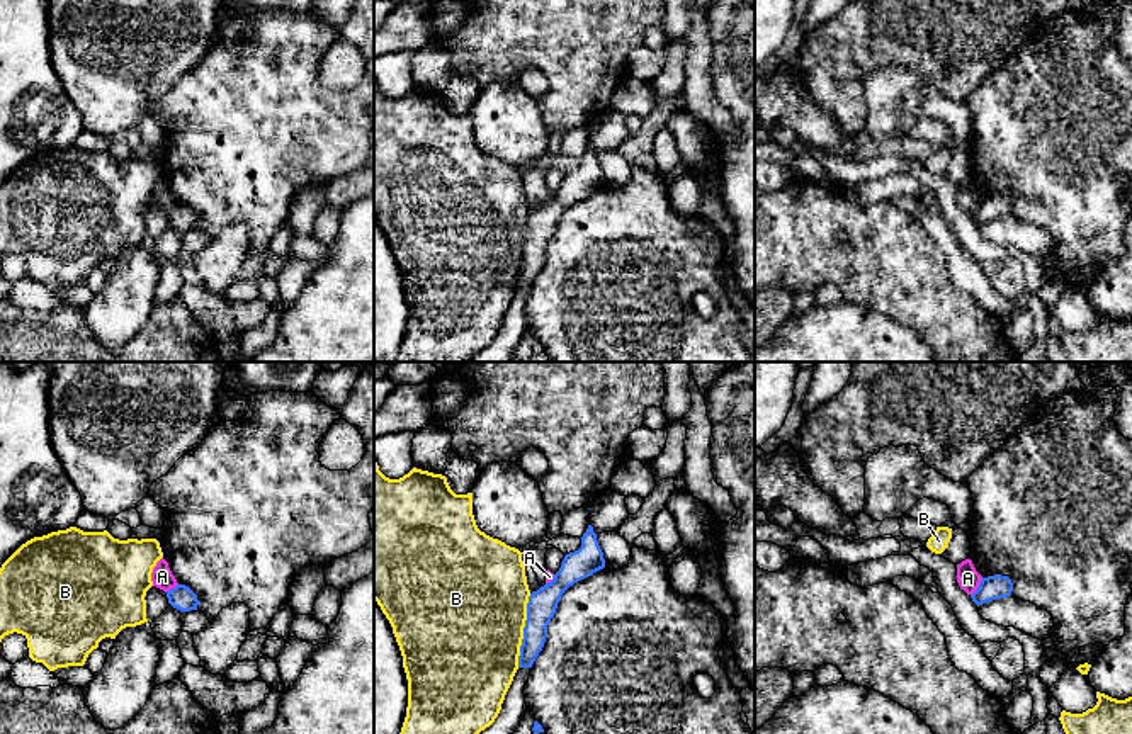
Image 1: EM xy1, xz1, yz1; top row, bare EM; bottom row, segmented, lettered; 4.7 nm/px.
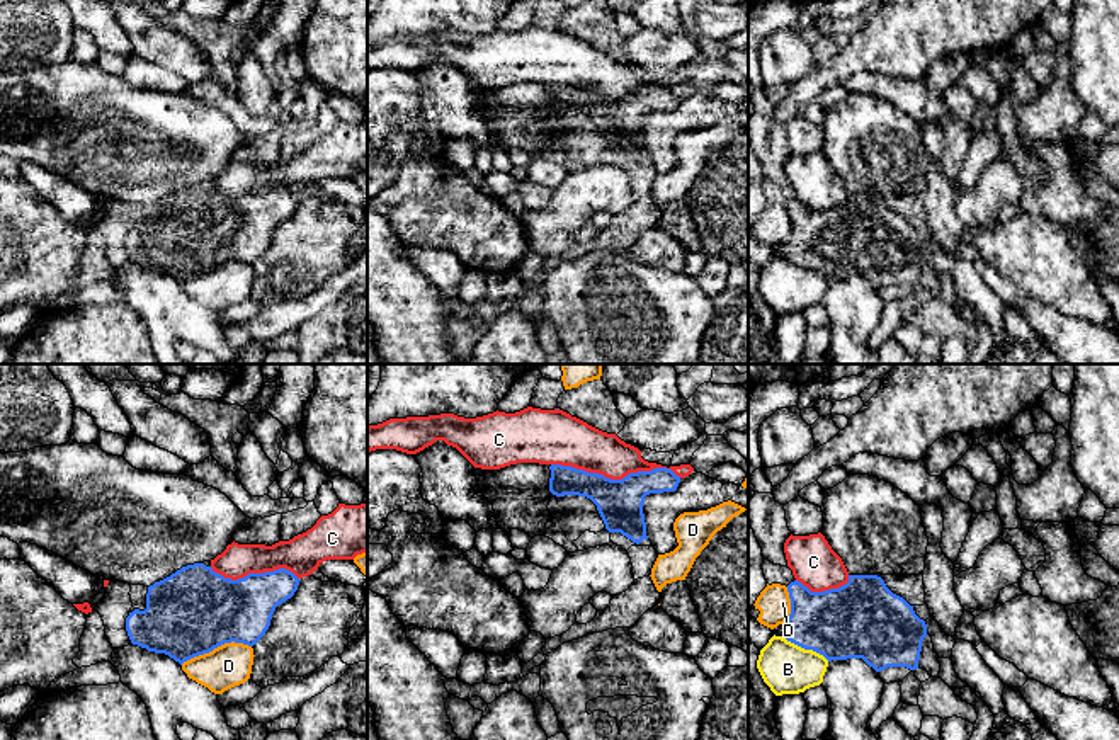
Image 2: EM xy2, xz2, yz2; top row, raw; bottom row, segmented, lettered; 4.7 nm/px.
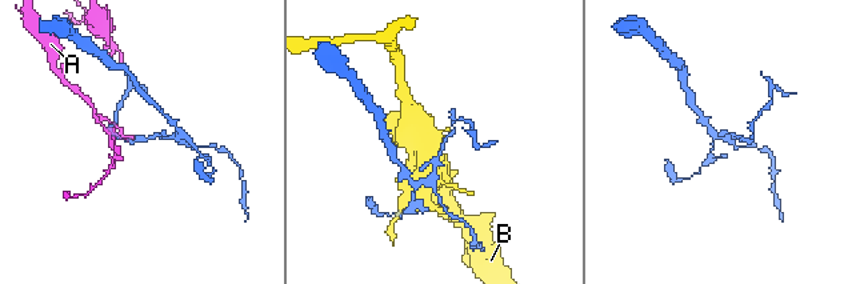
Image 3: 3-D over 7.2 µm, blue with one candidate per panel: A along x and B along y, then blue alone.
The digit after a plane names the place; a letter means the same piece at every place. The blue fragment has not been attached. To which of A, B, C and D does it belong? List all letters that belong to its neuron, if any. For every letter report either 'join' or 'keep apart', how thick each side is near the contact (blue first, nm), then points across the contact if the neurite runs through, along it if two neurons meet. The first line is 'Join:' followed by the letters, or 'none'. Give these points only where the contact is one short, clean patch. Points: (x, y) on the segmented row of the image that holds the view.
Join: none
A: keep apart; calibres 120 and 110 nm; border yz1 (983, 578), (971, 595)
B: keep apart; calibres 140 and 500 nm
C: keep apart; calibres 220 and 220 nm
D: keep apart; calibres 400 and 200 nm

